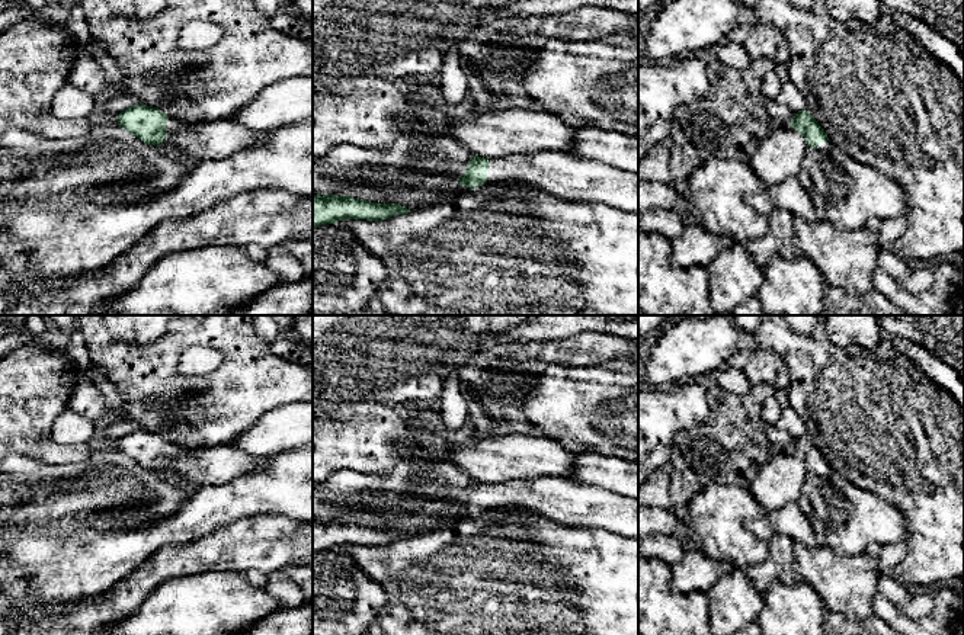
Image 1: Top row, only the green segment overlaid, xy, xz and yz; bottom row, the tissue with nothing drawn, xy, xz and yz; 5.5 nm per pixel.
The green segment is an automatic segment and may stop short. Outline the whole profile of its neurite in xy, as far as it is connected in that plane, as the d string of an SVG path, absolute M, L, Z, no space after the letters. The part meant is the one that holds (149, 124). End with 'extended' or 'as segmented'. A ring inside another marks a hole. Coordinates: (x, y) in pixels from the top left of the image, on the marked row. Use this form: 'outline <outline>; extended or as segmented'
outline M142 103L121 112L118 124L145 144L172 144L199 161L228 158L259 145L273 132L254 132L227 119L189 124L172 119L160 109Z; extended

